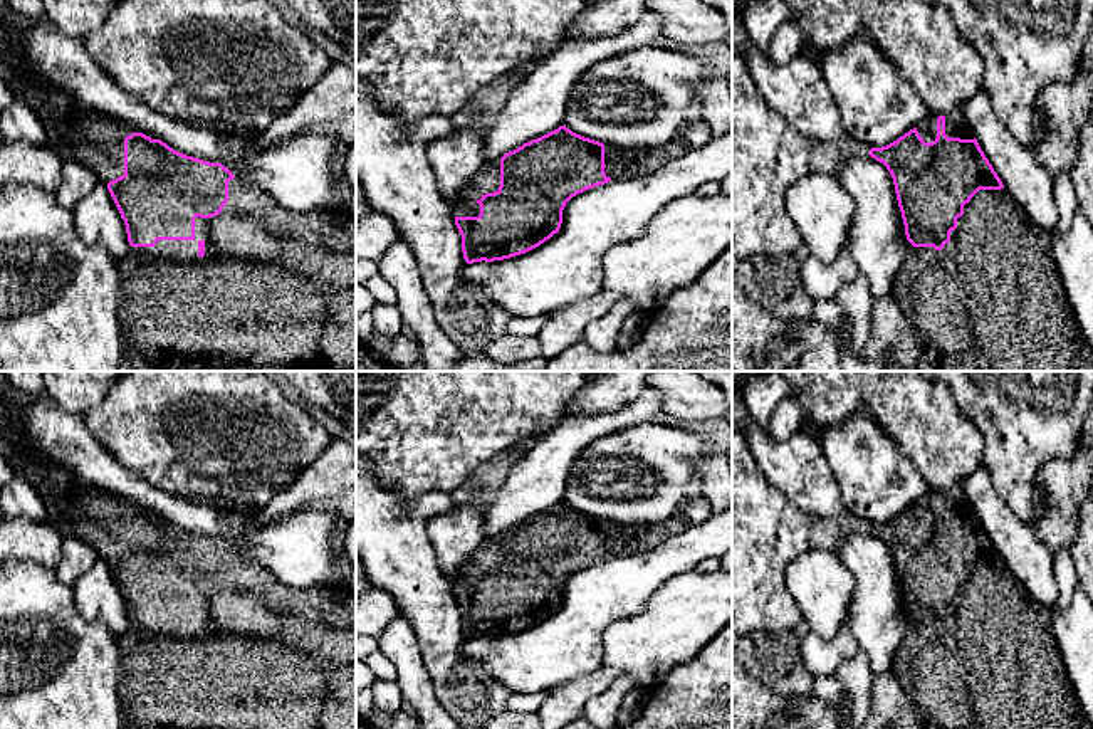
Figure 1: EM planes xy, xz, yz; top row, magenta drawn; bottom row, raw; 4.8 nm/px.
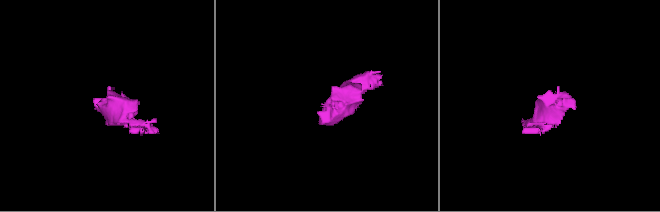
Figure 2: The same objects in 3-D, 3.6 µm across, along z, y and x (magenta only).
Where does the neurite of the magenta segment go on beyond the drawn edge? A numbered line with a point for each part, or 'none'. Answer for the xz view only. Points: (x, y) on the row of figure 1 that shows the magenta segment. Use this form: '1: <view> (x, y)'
1: xz (637, 162)
2: xz (487, 180)

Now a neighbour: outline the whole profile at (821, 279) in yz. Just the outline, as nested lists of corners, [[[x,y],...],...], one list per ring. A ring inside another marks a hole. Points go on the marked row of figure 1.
[[[850,249],[841,250],[833,262],[824,262],[814,254],[801,262],[803,289],[813,301],[836,299],[838,291],[856,274],[858,267]]]

